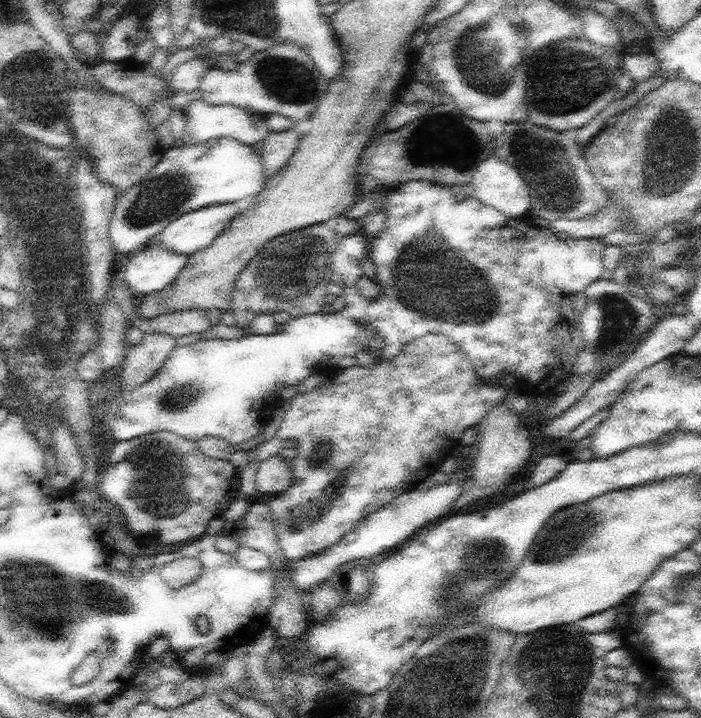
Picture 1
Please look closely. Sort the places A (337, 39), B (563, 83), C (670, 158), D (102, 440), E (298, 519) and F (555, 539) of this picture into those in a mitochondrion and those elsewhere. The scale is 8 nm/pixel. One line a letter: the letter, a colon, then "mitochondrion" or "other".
A: other
B: mitochondrion
C: mitochondrion
D: other
E: mitochondrion
F: mitochondrion

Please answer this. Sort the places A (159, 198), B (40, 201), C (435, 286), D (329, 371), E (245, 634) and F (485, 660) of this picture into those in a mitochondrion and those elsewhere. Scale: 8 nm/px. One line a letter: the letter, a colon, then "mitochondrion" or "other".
A: mitochondrion
B: mitochondrion
C: mitochondrion
D: other
E: other
F: other

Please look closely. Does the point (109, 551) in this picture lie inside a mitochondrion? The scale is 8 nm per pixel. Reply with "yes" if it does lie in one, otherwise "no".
no

